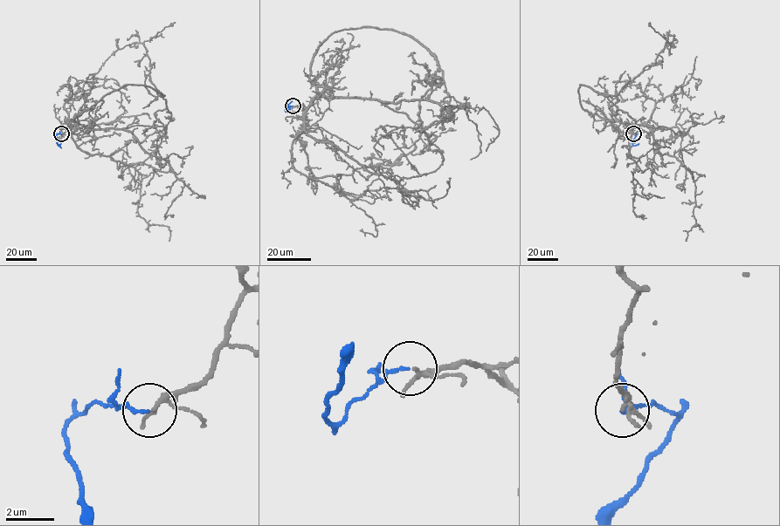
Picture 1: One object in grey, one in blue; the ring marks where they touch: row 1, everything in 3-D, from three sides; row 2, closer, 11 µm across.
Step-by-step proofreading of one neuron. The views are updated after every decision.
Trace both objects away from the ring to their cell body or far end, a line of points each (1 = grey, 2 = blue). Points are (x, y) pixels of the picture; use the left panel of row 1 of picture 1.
1: (61, 133), (125, 85), (163, 95), (149, 80), (141, 43), (117, 43)
2: (61, 133), (56, 136), (58, 146), (61, 144)

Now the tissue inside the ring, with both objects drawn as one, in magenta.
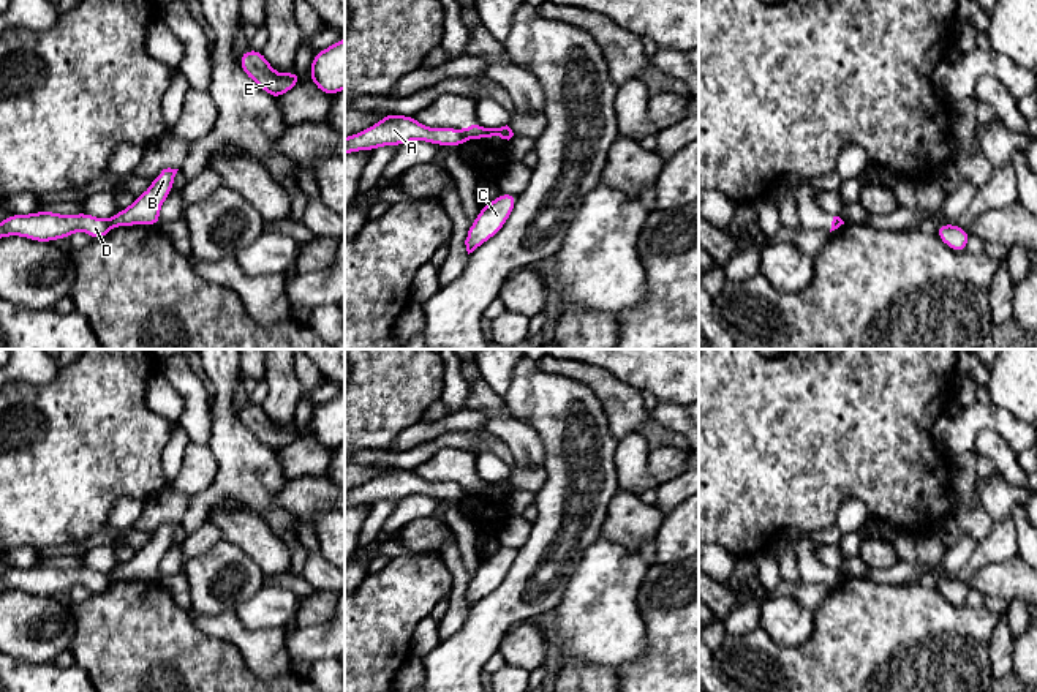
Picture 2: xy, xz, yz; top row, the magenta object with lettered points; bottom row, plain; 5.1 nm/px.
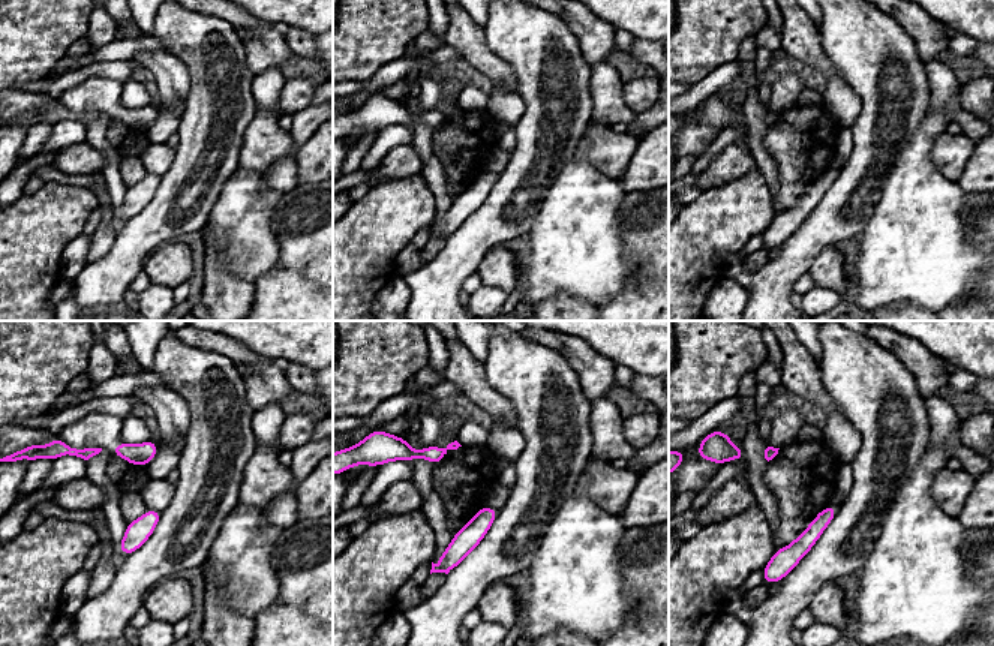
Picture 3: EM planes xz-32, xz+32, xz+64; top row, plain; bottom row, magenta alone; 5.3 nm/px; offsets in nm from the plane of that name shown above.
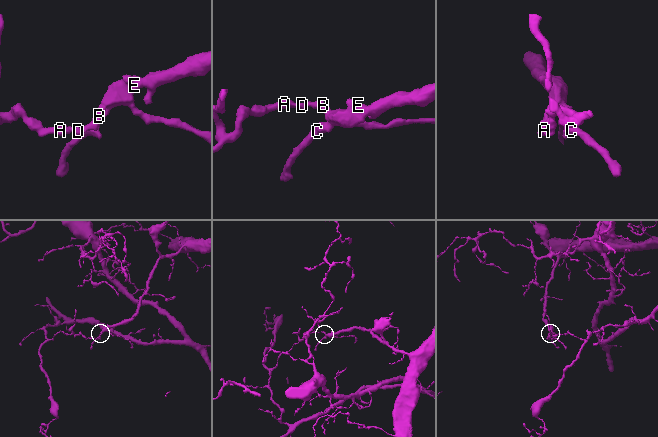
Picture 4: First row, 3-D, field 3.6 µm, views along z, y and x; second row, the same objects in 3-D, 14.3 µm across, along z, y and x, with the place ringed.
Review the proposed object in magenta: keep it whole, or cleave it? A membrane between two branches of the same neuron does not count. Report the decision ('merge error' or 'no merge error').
merge error

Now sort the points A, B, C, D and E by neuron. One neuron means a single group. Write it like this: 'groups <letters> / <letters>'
groups A D / B C E

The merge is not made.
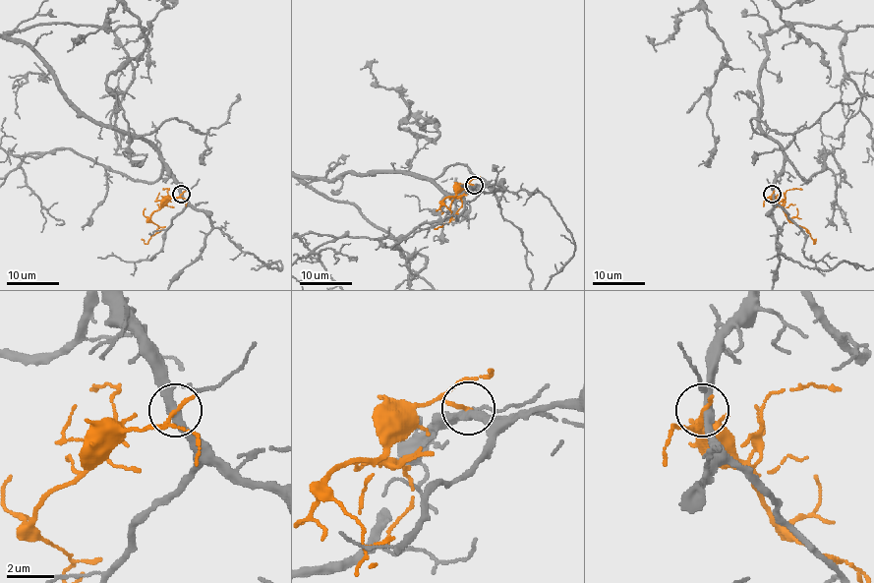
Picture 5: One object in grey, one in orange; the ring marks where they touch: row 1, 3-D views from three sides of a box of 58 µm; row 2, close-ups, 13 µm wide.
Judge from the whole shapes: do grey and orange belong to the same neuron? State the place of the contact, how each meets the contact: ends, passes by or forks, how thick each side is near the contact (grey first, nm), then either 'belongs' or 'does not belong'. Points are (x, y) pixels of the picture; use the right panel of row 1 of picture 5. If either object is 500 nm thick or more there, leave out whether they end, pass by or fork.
at (772, 194); grey forks there; orange ends there; 280 nm thick on the grey side, 190 nm on the other; does not belong

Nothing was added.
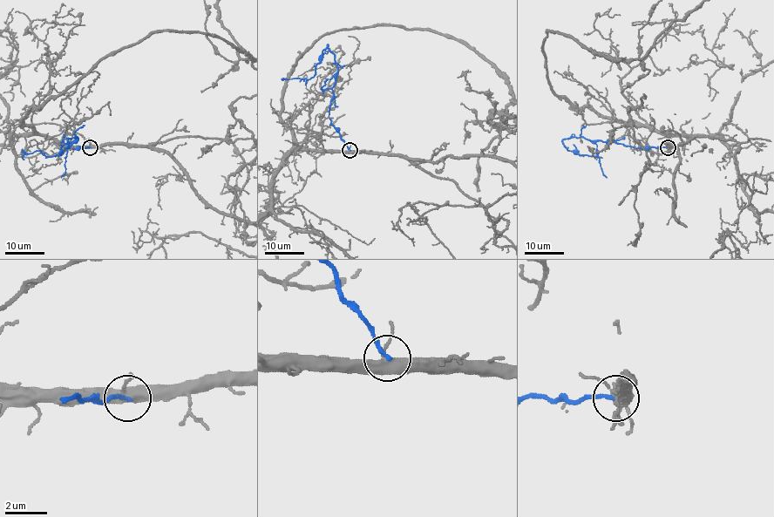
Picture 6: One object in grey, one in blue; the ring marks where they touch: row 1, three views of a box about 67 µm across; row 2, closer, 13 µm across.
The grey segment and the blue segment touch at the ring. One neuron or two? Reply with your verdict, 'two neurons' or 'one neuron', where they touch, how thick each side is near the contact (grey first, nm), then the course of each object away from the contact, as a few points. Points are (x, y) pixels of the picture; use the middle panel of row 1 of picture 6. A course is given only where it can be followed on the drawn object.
two neurons; at (349, 150); 440 nm thick on the grey side, 180 nm on the other; blue runs (349, 150), (329, 116), (337, 65), (328, 45), (313, 77), (284, 78)

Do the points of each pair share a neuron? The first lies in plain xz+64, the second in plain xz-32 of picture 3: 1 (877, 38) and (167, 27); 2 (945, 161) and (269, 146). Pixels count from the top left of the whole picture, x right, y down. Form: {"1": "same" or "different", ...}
{"1": "same", "2": "same"}

